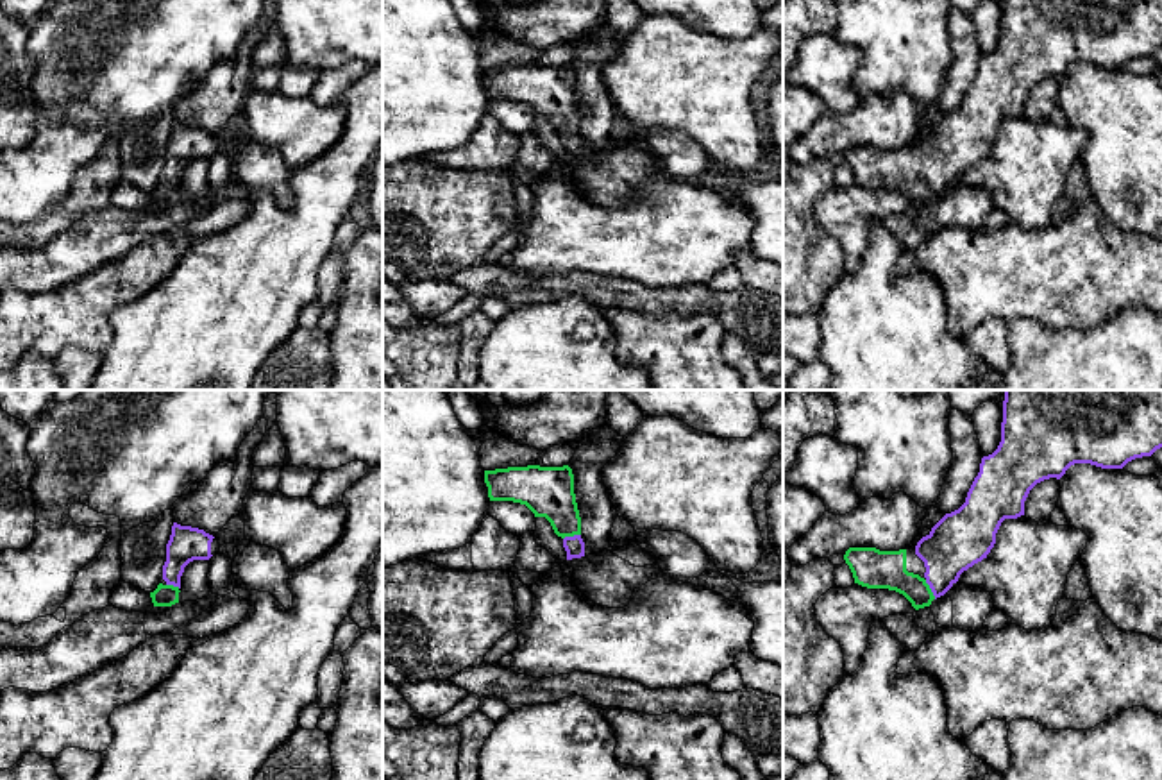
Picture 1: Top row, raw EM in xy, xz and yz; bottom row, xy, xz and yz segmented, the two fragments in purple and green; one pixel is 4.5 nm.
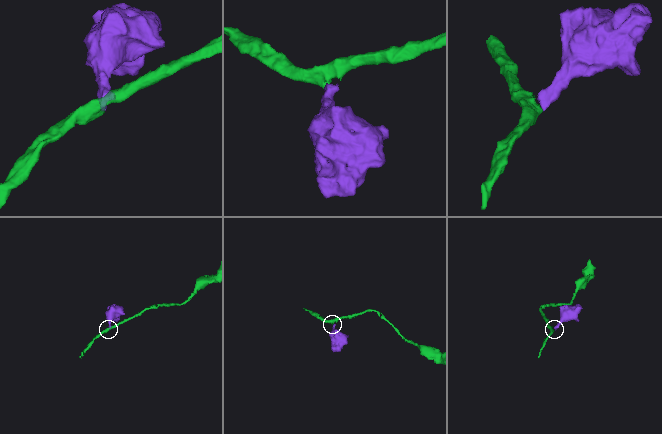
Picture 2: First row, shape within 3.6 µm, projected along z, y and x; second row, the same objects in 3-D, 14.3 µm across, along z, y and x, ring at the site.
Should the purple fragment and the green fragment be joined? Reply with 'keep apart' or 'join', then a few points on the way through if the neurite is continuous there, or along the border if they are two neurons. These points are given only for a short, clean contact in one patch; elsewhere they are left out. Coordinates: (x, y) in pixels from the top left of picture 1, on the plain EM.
join; way yz (959, 140), (930, 186), (912, 186), (878, 169)

